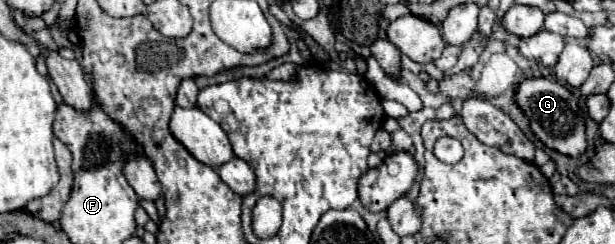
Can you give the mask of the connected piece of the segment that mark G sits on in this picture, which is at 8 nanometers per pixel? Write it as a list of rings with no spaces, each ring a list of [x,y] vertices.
[[[531,77],[523,79],[515,89],[515,105],[525,113],[533,135],[549,149],[559,151],[561,155],[569,155],[573,159],[585,155],[587,151],[587,135],[585,135],[585,119],[579,107],[579,99],[565,85],[553,81],[551,77]]]

